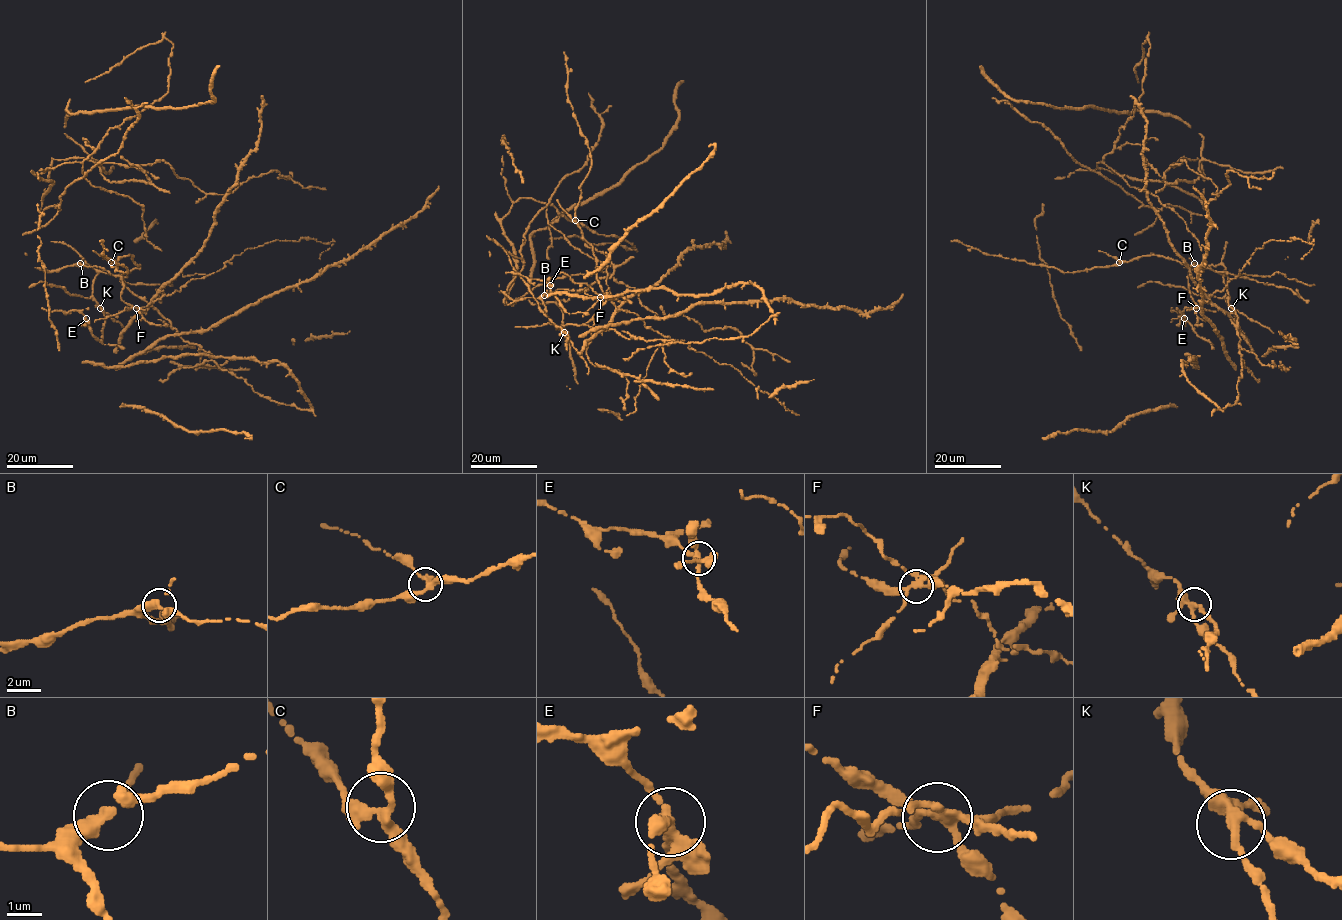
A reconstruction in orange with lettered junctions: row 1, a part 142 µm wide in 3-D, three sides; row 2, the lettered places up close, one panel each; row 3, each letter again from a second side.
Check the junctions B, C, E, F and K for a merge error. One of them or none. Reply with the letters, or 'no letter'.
F

